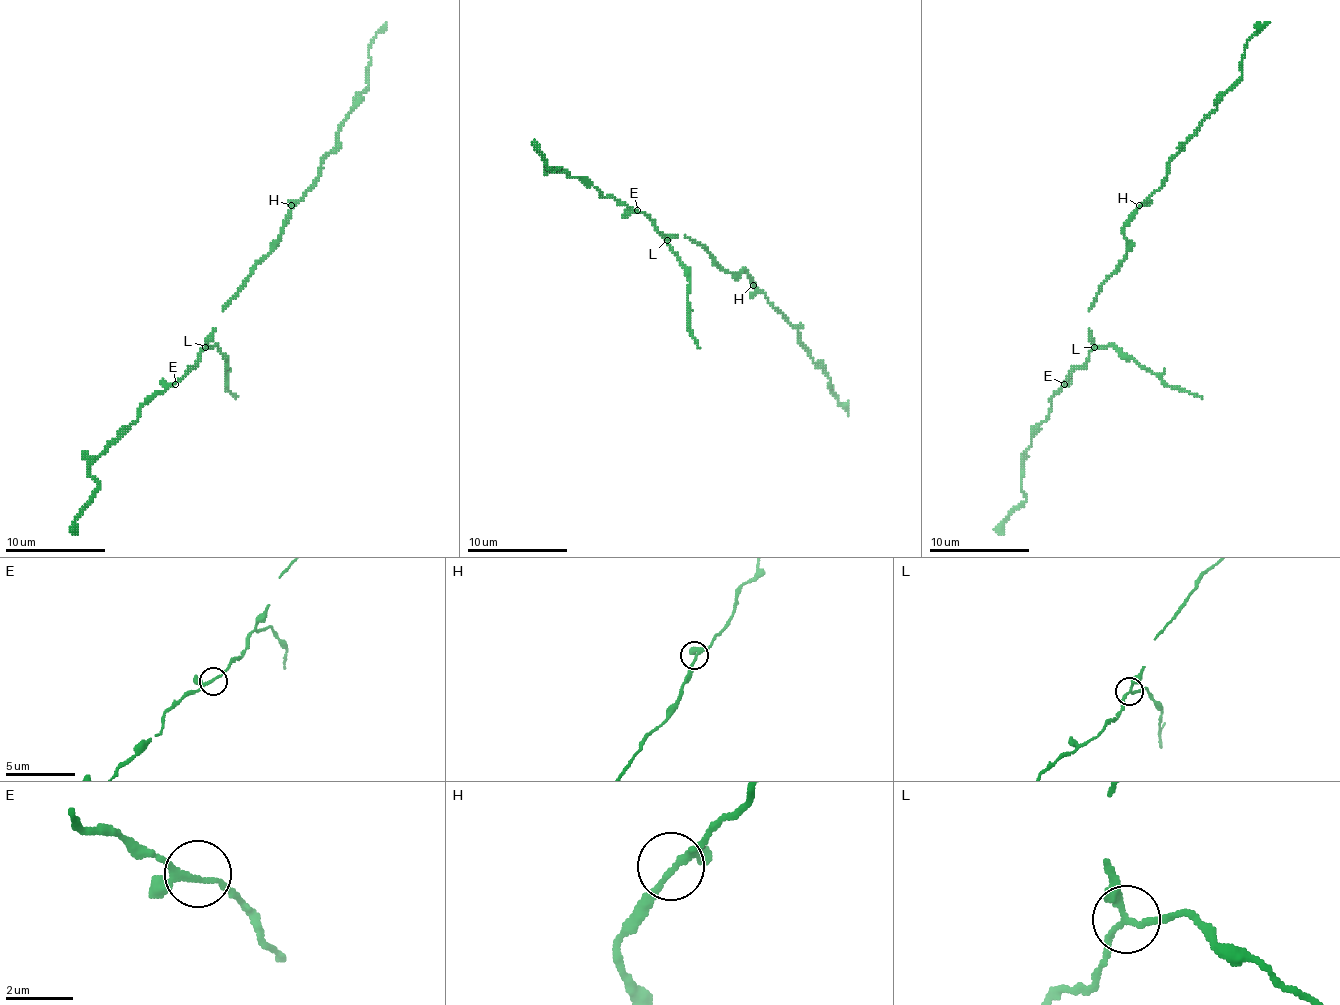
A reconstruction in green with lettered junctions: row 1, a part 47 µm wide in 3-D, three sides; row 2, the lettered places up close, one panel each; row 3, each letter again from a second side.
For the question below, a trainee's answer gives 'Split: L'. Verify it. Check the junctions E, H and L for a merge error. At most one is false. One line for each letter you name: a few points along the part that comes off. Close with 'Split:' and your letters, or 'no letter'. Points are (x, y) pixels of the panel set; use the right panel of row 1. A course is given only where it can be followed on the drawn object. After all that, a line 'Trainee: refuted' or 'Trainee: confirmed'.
L: course (1094, 346), (1111, 346), (1132, 356), (1169, 386), (1179, 386), (1202, 396)
Split: L
Trainee: confirmed

